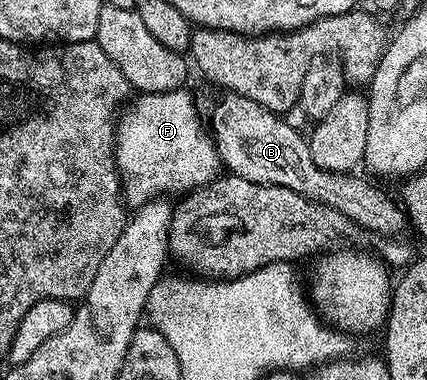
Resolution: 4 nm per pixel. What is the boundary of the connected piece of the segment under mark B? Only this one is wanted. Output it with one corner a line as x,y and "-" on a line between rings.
228,92
220,95
213,110
211,133
222,167
228,173
255,184
271,184
279,188
291,188
299,196
307,196
316,202
327,204
351,219
358,227
363,226
377,236
401,236
406,233
407,219
404,209
393,202
365,178
356,173
336,174
327,172
311,160
311,148
306,135
300,134
282,115
255,104
238,94

